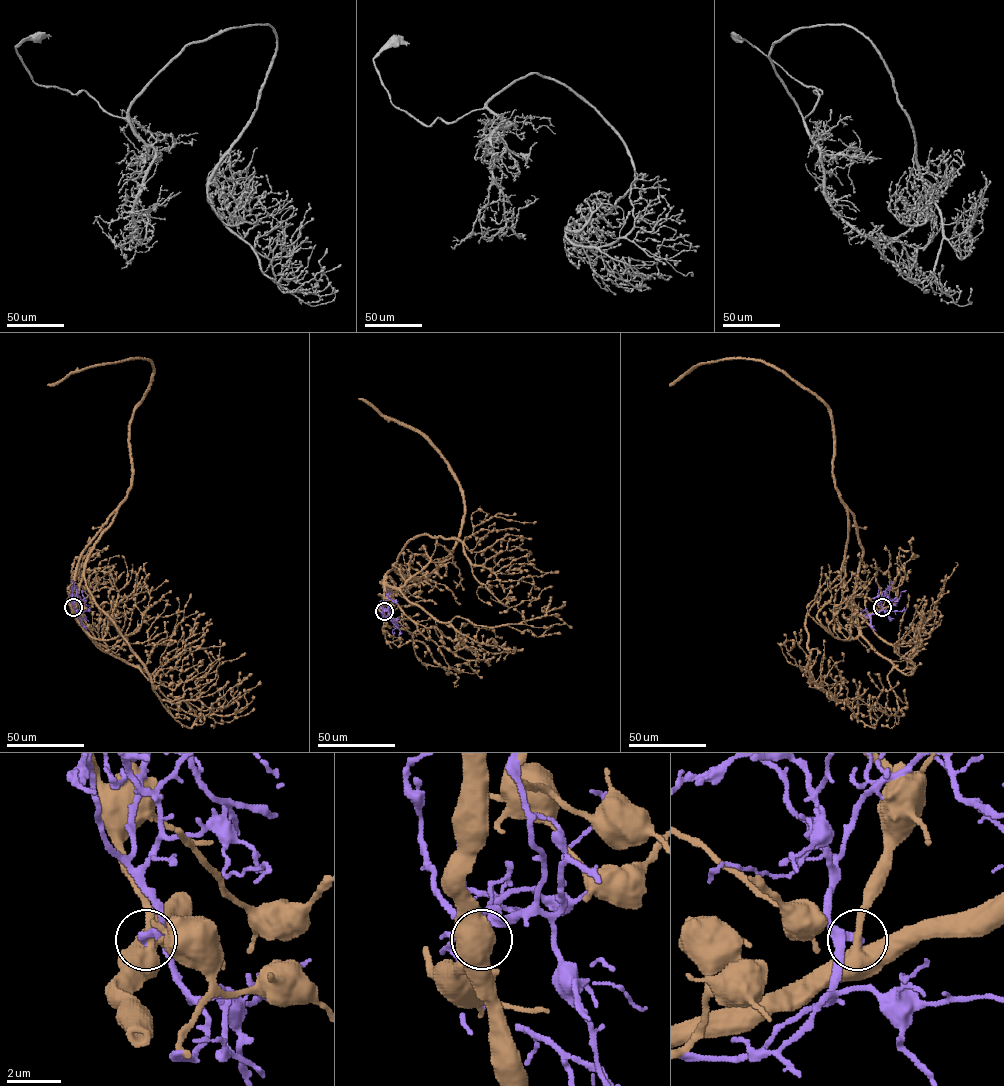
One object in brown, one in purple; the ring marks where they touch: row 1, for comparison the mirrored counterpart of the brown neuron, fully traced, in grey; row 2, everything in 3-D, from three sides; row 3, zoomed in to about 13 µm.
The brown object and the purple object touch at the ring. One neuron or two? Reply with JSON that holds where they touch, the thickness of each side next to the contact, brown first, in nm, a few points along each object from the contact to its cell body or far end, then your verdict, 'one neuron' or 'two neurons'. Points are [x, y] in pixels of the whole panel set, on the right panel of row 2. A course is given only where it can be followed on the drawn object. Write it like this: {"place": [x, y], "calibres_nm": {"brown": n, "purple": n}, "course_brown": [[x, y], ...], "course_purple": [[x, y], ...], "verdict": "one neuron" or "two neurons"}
{"place": [882, 607], "calibres_nm": {"brown": 400, "purple": 300}, "course_brown": [[882, 607], [859, 614], [843, 594], [848, 513], [823, 403], [783, 371], [744, 359], [699, 364], [670, 385]], "course_purple": [[882, 607], [881, 602], [886, 597], [896, 602], [903, 591]], "verdict": "two neurons"}

